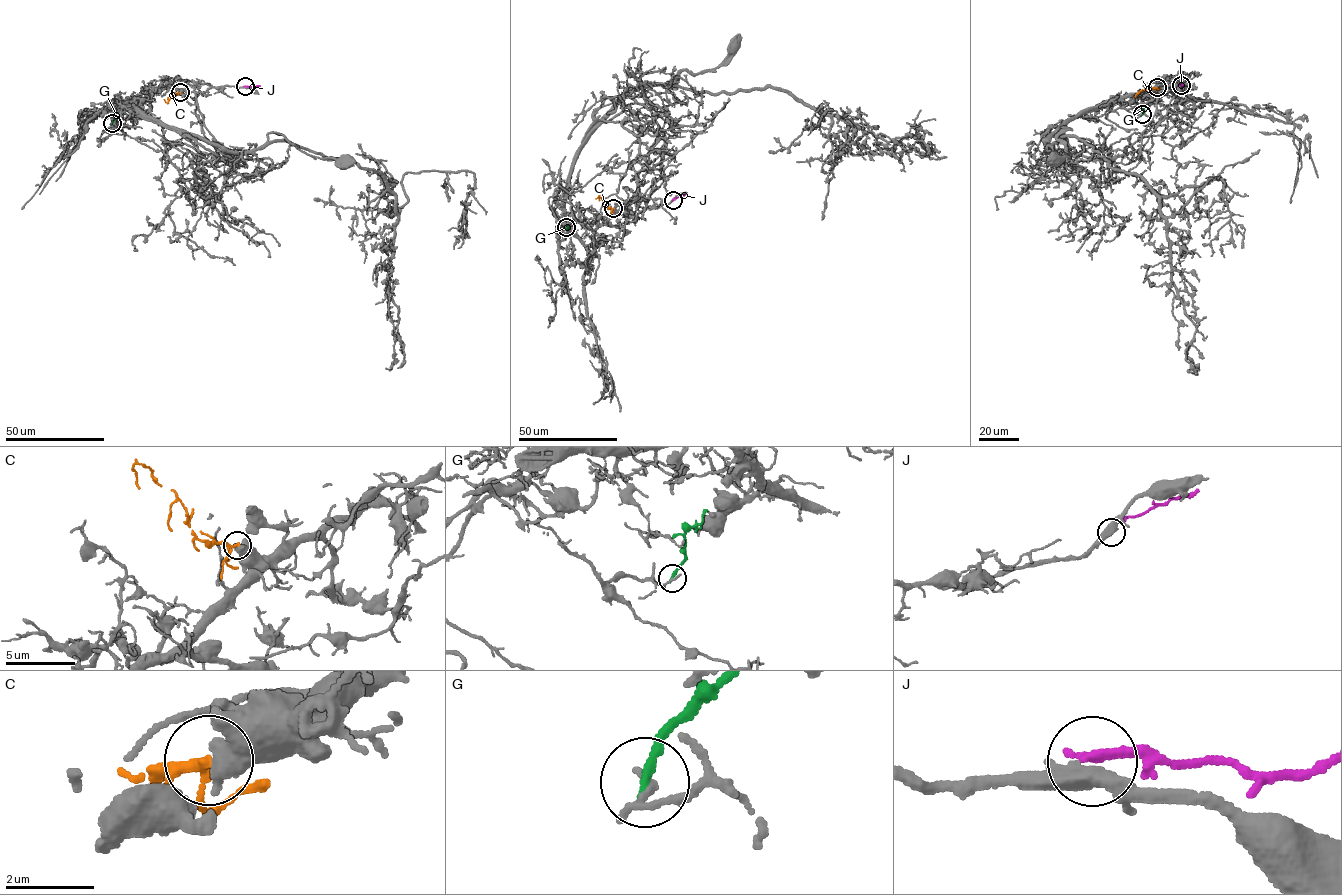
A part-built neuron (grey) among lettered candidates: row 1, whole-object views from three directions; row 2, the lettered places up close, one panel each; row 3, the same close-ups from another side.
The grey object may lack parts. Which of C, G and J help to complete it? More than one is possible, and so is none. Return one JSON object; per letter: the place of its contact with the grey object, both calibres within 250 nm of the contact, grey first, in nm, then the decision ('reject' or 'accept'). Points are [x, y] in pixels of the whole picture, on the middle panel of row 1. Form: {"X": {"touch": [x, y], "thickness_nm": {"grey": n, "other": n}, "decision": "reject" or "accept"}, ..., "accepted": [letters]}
{"C": {"touch": [613, 208], "thickness_nm": {"grey": 460, "other": 150}, "decision": "reject"}, "G": {"touch": [566, 227], "thickness_nm": {"grey": 120, "other": 220}, "decision": "reject"}, "J": {"touch": [673, 200], "thickness_nm": {"grey": 440, "other": 240}, "decision": "accept"}, "accepted": ["J"]}

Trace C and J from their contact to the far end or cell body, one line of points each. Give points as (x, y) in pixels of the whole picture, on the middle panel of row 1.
C: (613, 208), (607, 207), (599, 195), (595, 198)
J: (673, 200), (685, 194)

